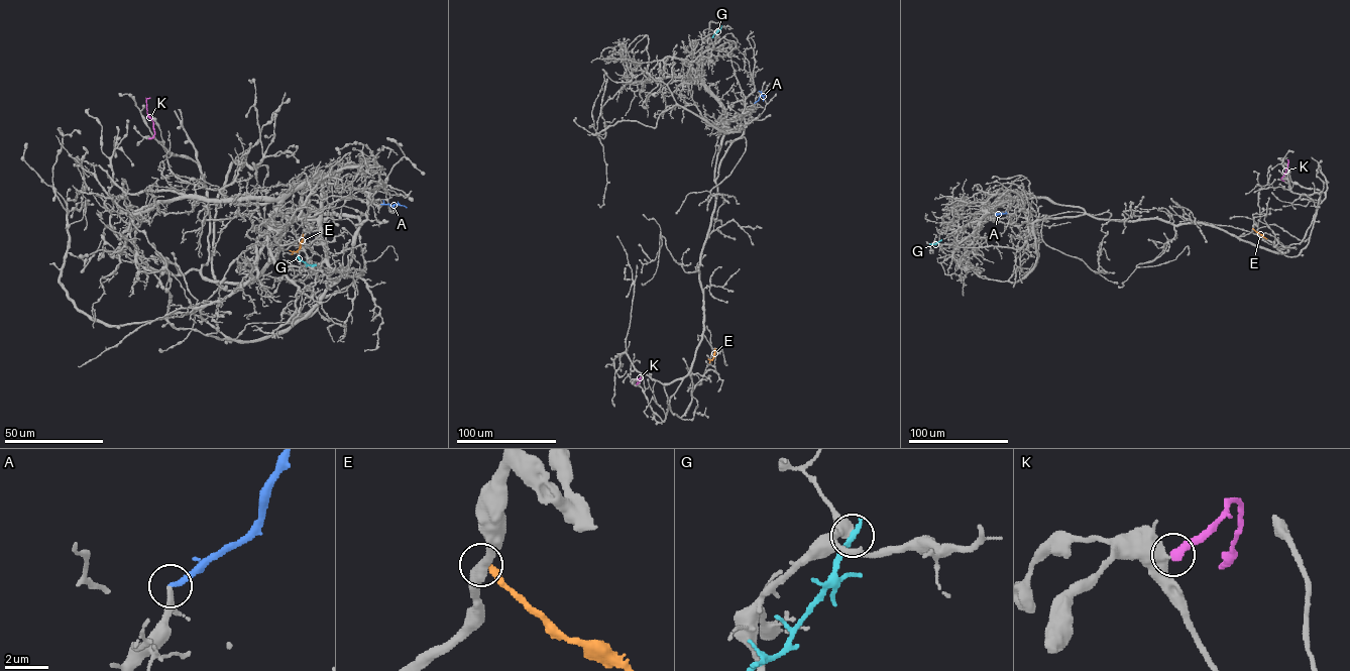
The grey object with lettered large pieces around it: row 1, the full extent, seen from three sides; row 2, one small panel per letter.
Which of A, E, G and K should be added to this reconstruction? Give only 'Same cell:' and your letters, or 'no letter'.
Same cell: A

